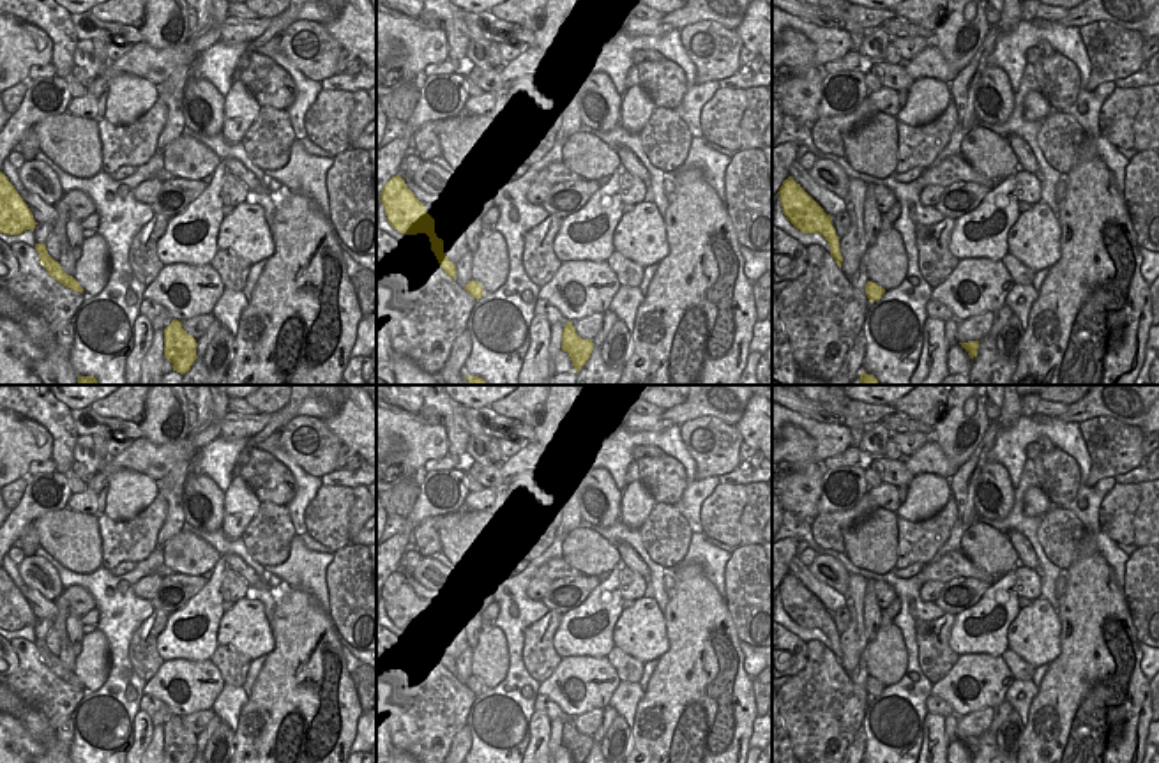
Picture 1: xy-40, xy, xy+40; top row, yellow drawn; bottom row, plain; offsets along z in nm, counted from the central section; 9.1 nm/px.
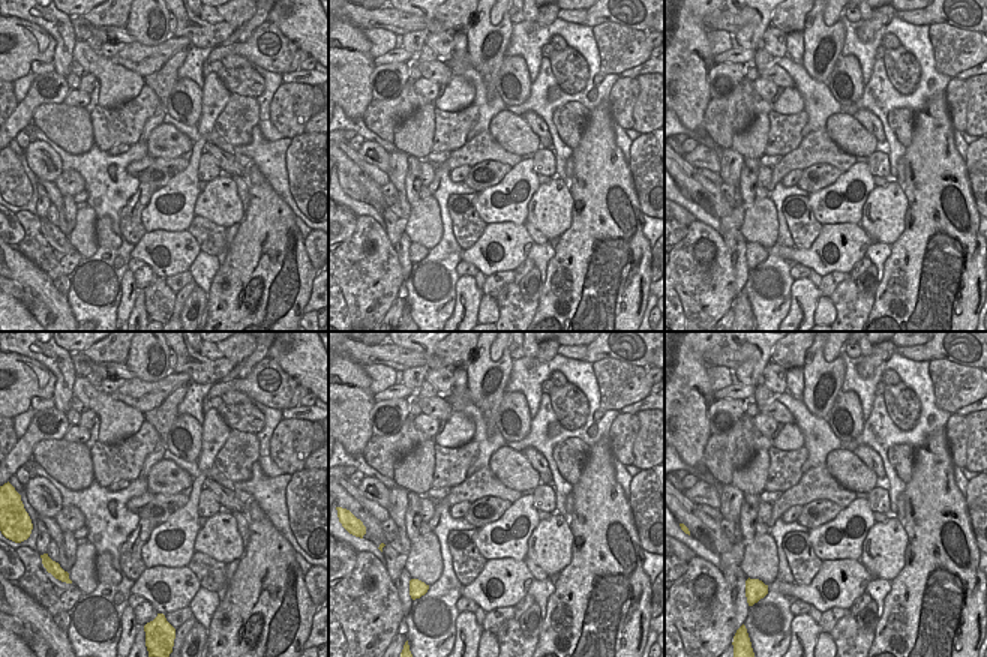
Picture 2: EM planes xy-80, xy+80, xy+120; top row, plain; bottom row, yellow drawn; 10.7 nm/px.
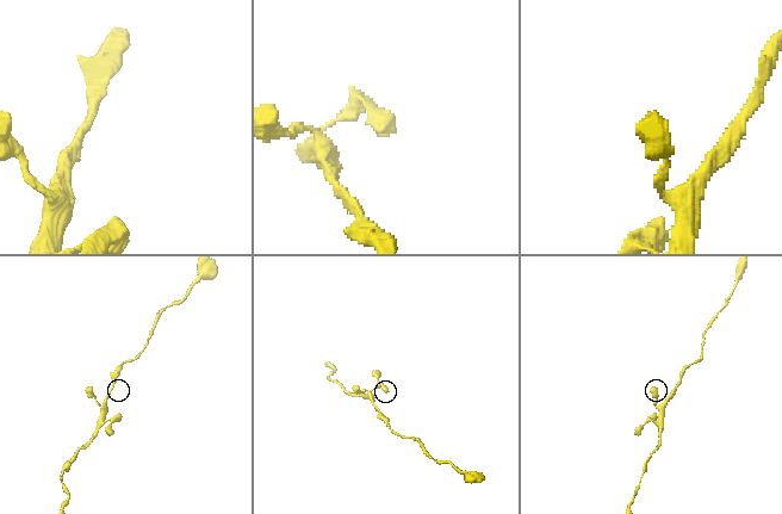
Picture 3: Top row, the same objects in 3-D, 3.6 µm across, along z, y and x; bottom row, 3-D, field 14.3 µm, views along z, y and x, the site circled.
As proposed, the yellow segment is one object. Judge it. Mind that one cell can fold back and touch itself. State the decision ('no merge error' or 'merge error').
no merge error

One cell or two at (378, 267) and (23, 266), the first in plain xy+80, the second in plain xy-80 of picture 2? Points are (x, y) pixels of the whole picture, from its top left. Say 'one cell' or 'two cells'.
two cells

